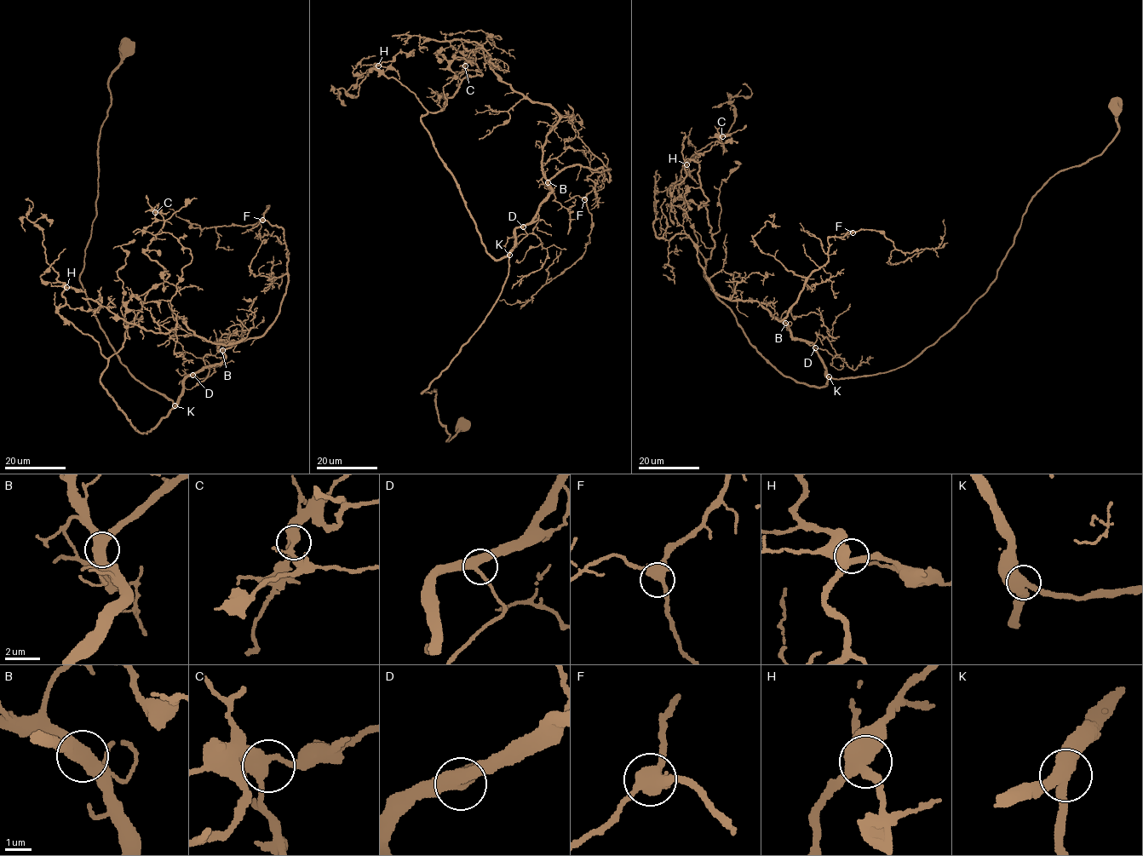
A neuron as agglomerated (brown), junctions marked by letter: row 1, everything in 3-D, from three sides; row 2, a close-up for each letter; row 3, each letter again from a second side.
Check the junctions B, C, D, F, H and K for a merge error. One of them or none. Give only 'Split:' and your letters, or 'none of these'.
Split: none of these

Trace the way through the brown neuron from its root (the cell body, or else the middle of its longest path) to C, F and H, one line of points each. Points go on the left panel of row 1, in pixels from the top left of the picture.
C: (124, 48), (80, 283), (120, 361), (173, 403), (147, 433), (100, 375), (169, 275), (144, 252), (155, 212)
F: (124, 48), (80, 283), (120, 361), (174, 407), (183, 380), (278, 315), (287, 248), (262, 220)
H: (124, 48), (80, 283), (120, 361), (173, 403), (147, 433), (100, 382), (99, 341), (59, 313), (66, 287)

